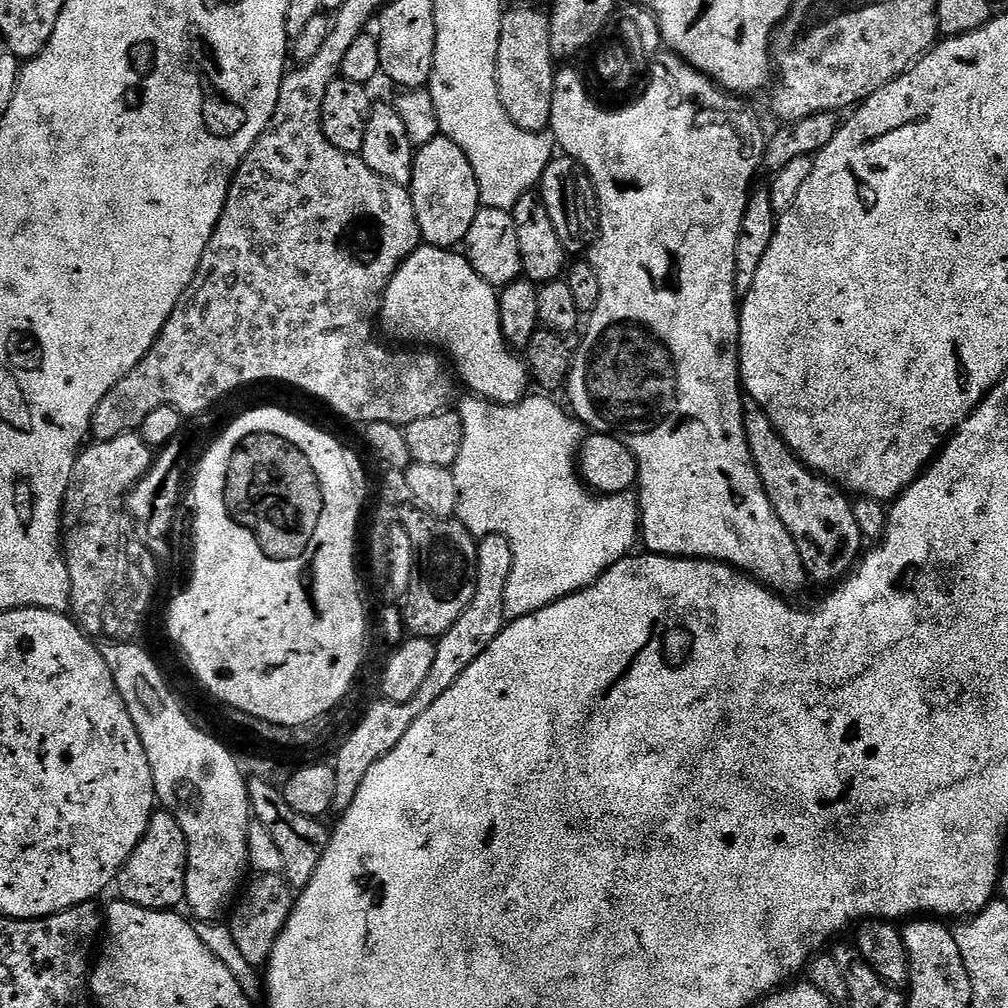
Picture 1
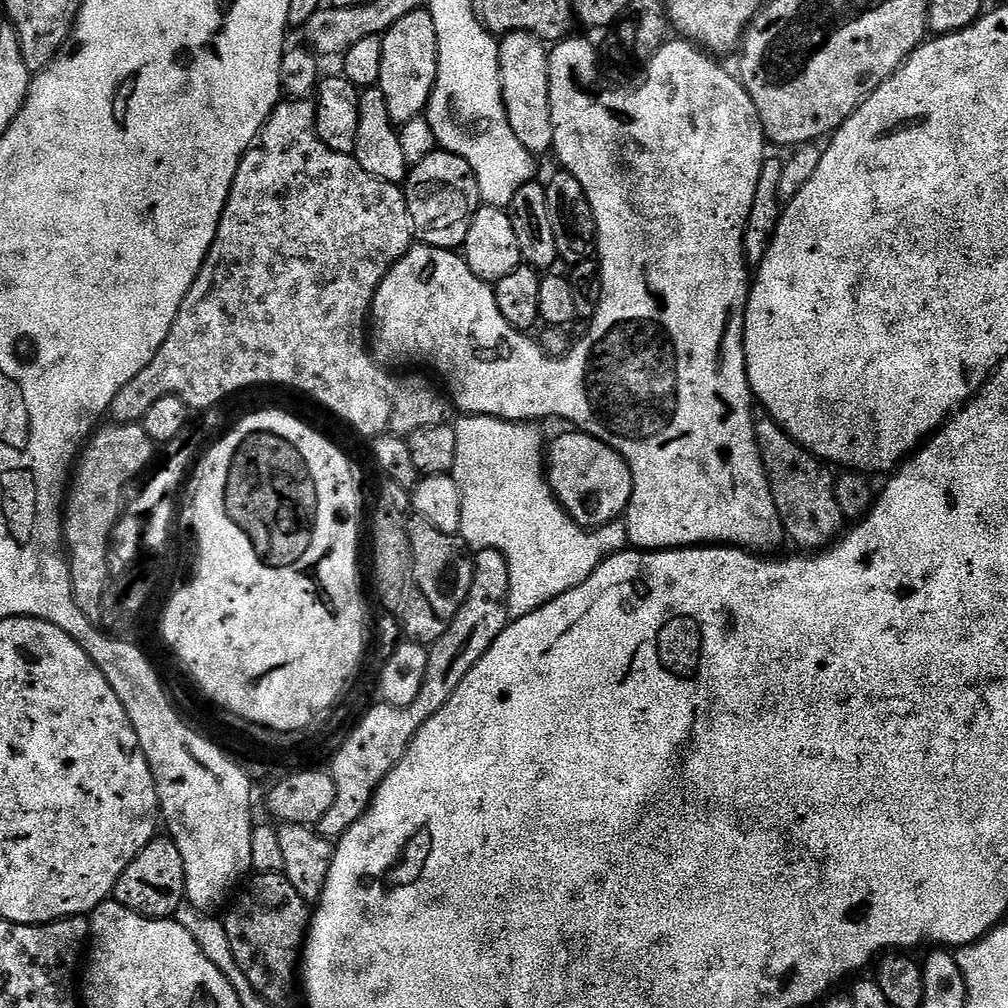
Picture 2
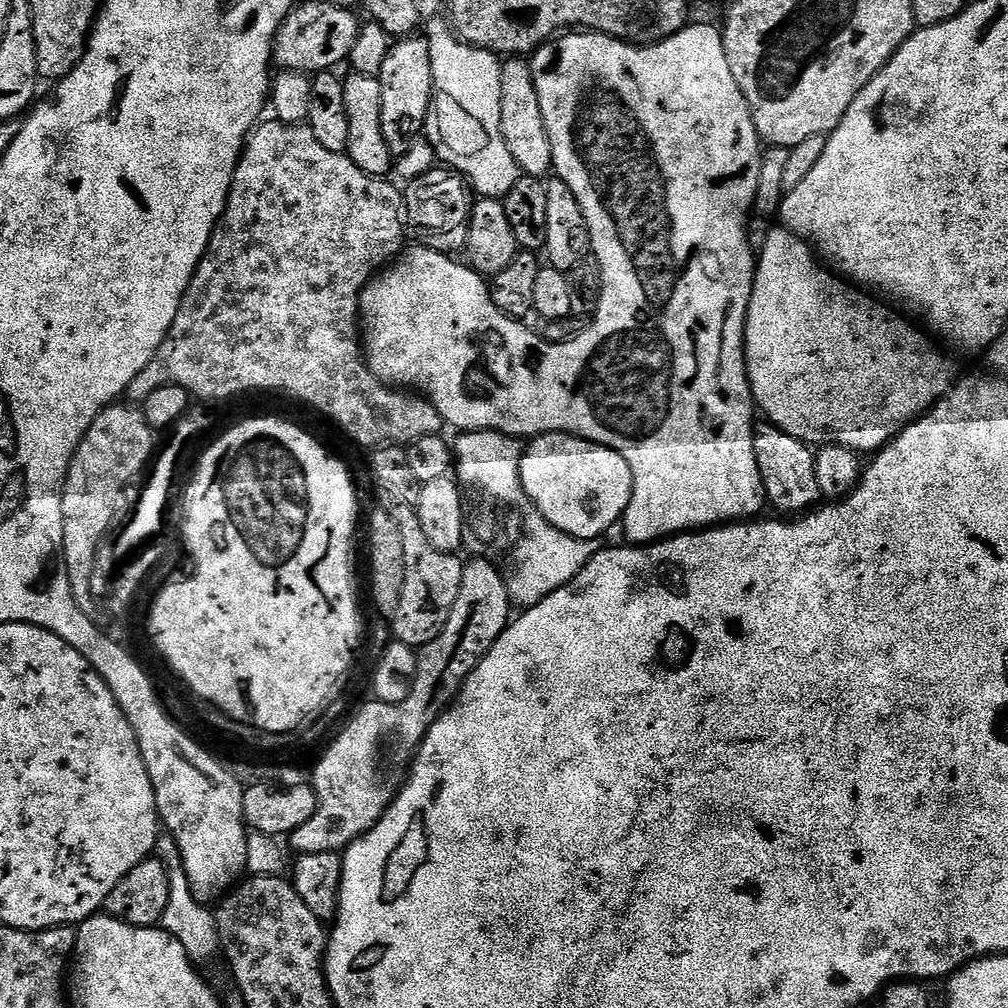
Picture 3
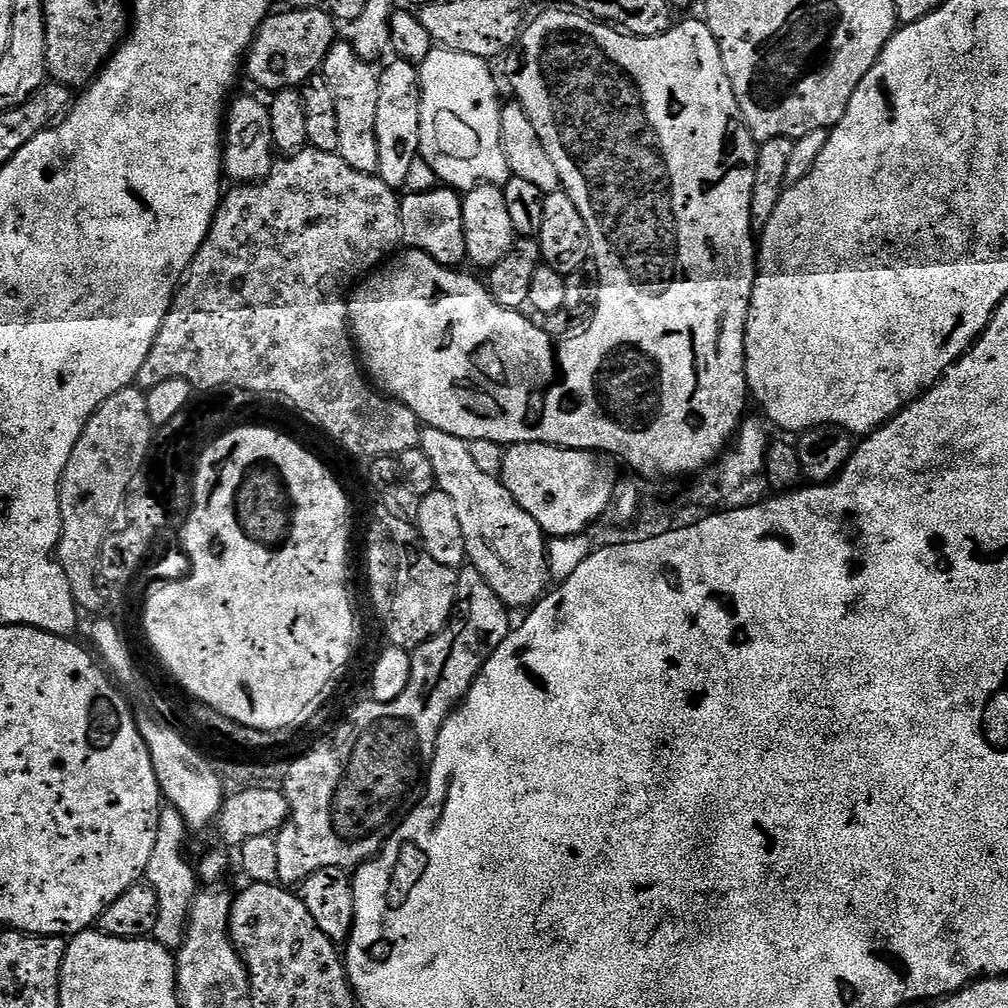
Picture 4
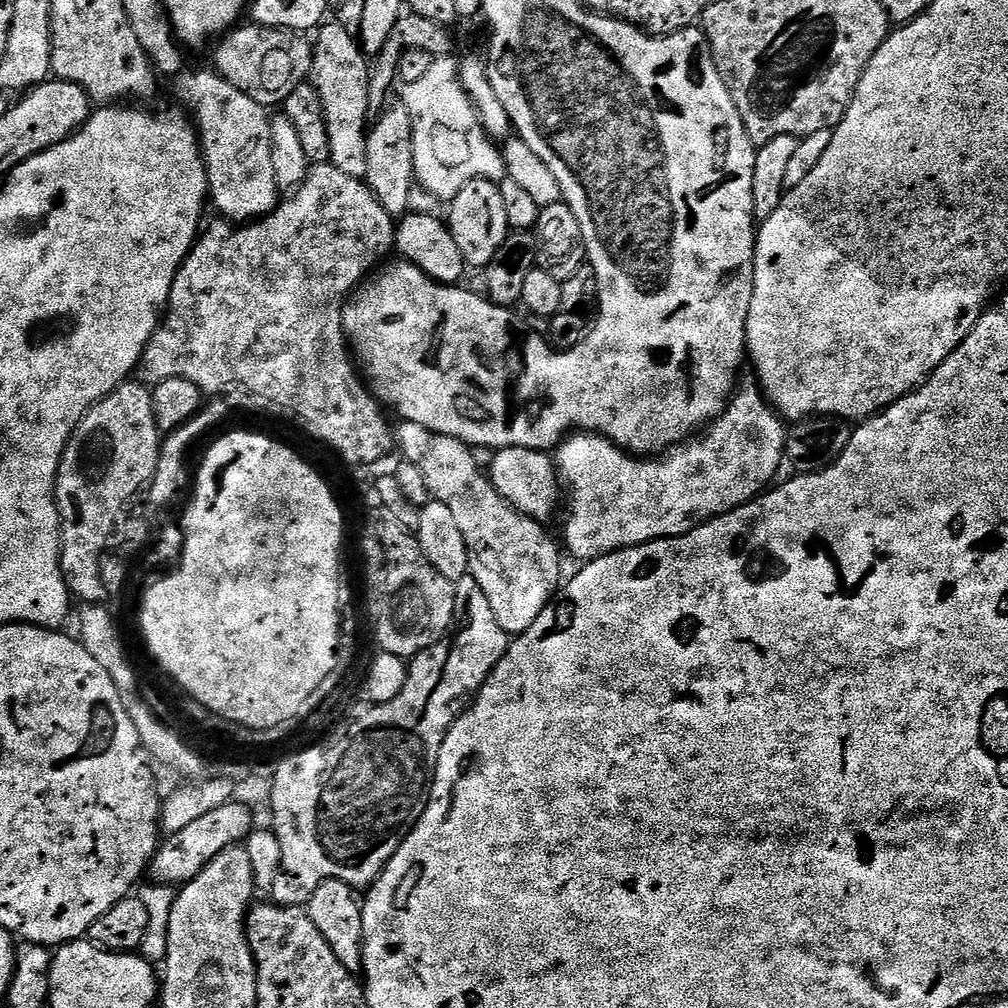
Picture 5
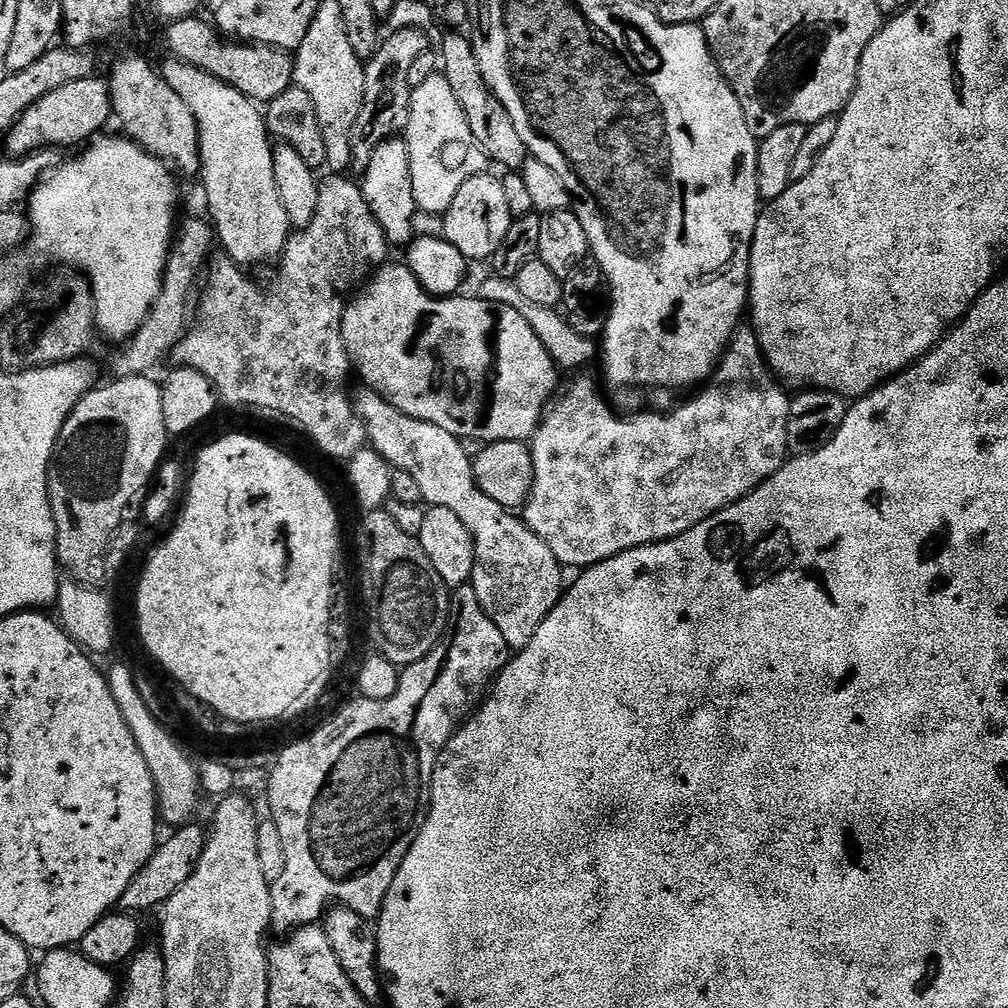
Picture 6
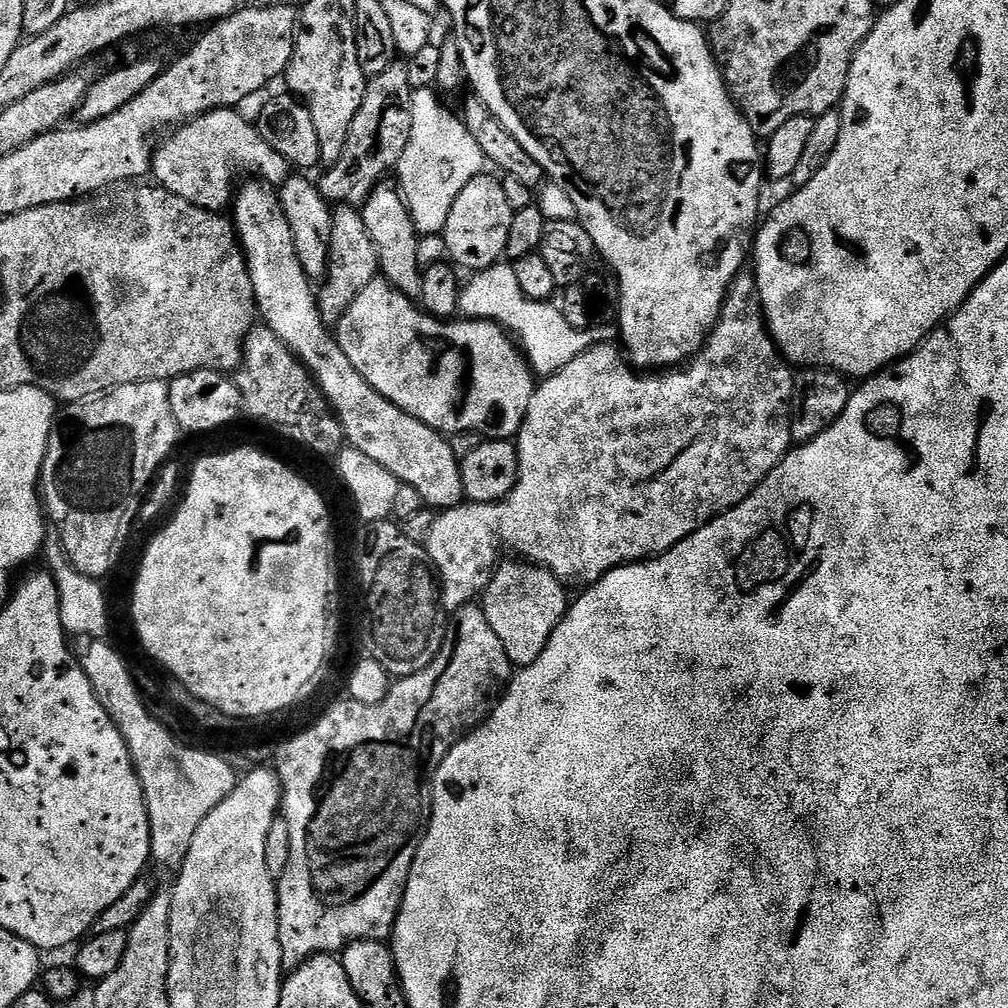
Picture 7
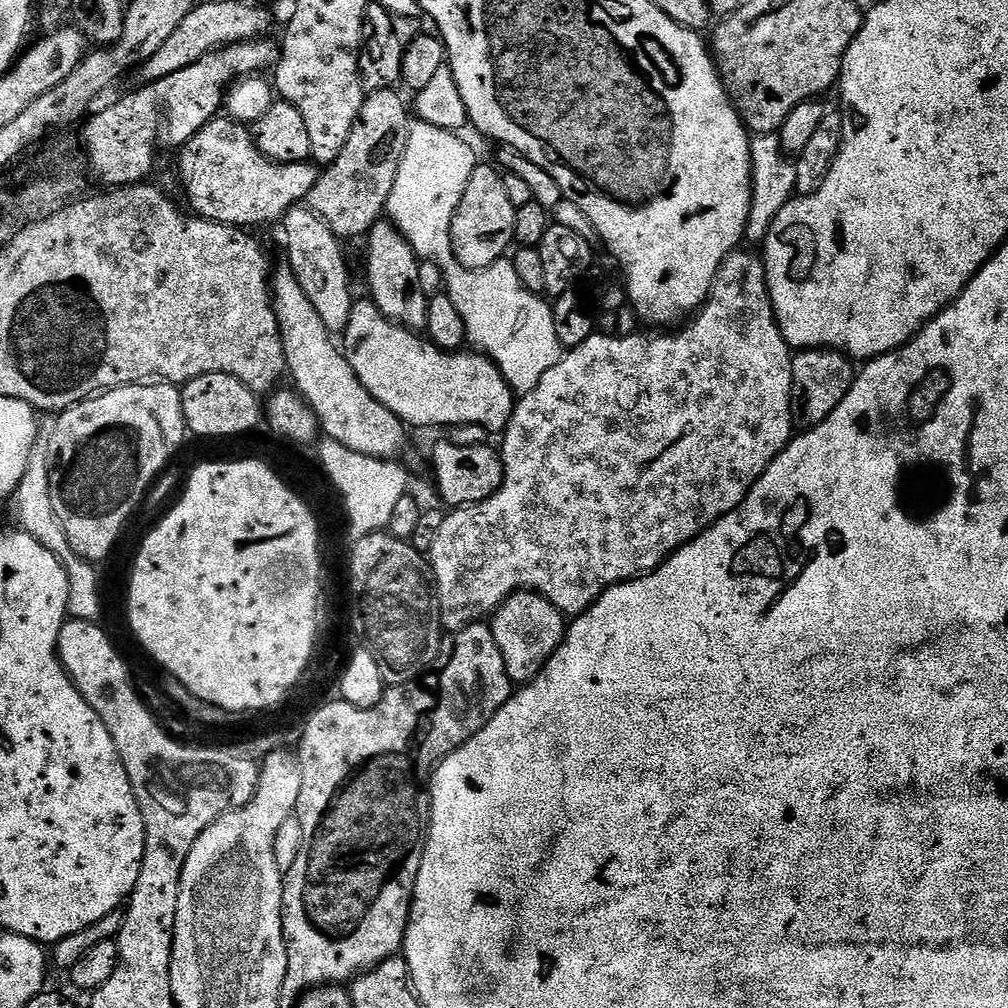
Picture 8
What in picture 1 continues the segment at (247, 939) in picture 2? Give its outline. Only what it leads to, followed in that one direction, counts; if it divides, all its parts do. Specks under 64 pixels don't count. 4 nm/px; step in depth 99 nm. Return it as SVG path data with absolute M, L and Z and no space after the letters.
M257 875L255 879L256 881L252 885L249 883L239 893L226 923L228 929L234 934L234 942L238 942L238 947L242 950L246 962L250 962L250 966L260 970L267 965L277 938L280 937L282 930L288 924L294 903L294 892L293 889L289 888L283 875Z

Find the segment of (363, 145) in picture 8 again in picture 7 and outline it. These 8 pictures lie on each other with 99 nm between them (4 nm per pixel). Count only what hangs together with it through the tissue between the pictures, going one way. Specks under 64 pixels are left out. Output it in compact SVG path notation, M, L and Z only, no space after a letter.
M394 62L382 74L371 77L364 91L362 106L358 106L358 114L354 114L354 122L350 126L350 138L346 138L346 147L342 149L342 158L327 169L328 172L318 187L322 198L332 206L362 206L370 198L370 194L385 179L388 171L395 169L406 150L406 142L410 142L410 126L412 125L412 93L414 89L408 69L403 63Z

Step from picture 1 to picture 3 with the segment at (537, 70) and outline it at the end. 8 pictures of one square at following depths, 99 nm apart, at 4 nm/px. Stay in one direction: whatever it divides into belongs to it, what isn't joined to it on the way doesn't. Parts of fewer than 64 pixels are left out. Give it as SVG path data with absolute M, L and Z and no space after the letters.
M524 58L505 59L500 70L500 81L502 138L510 154L514 154L514 162L518 162L523 175L547 177L553 171L550 138L546 134L546 122L542 122L542 106L538 106L538 90L534 90L534 78L529 61Z

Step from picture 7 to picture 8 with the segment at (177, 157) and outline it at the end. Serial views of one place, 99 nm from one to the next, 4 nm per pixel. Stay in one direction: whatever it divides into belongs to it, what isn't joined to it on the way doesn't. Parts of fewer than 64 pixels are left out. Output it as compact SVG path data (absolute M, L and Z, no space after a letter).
M213 118L208 121L194 138L187 140L179 149L180 184L188 195L188 204L201 220L213 220L219 224L229 224L235 228L247 229L248 224L272 224L283 221L291 208L307 201L314 182L318 182L321 169L315 163L279 164L266 158L252 140L251 131L243 123L231 118Z

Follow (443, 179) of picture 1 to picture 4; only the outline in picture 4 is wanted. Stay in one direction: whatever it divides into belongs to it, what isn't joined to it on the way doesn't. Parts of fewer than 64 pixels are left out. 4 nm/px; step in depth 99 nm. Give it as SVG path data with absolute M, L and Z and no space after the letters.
M437 186L429 192L408 192L400 200L400 234L409 249L424 252L434 262L445 266L465 263L466 234L464 233L464 205L461 197L451 192L451 187Z

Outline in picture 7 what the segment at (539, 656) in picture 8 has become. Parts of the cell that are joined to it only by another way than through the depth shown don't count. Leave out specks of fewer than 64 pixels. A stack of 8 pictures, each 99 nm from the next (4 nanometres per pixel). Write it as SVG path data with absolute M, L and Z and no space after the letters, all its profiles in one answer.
M520 558L508 559L497 564L492 573L492 581L482 593L482 607L486 622L490 622L494 634L498 634L498 639L502 641L506 658L521 669L530 666L530 662L534 662L538 654L546 650L550 634L554 634L568 612L570 596L564 593L566 588L562 581L548 569Z

